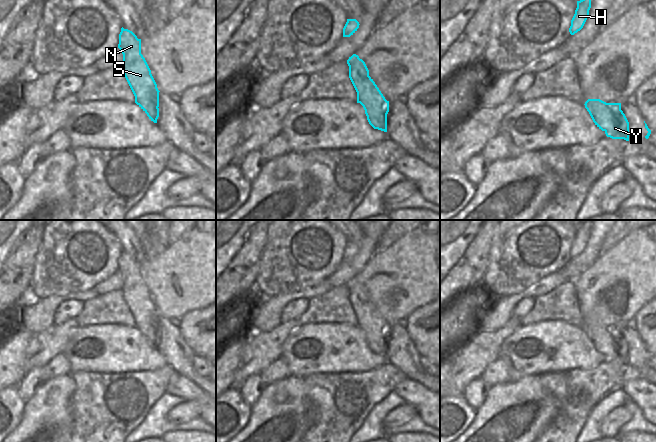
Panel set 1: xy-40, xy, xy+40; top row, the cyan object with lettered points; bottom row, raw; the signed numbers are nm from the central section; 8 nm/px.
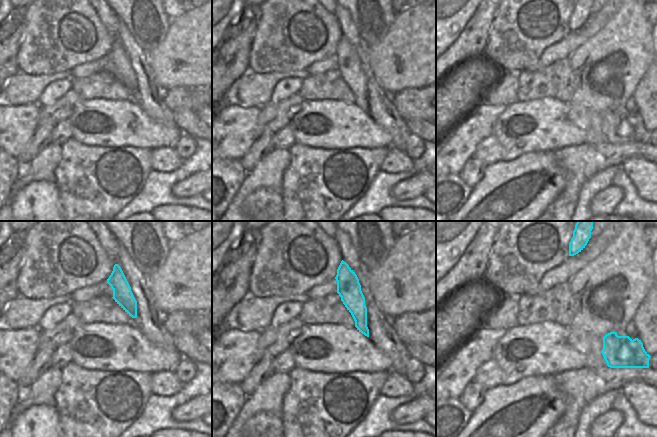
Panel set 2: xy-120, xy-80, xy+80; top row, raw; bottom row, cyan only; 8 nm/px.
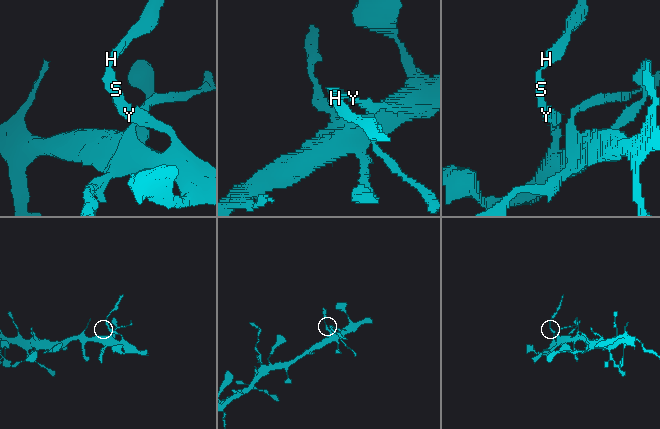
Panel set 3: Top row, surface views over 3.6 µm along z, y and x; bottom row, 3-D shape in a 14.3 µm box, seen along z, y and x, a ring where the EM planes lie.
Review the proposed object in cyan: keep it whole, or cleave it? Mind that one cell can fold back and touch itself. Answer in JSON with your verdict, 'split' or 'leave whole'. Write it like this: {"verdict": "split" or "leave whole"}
{"verdict": "split"}

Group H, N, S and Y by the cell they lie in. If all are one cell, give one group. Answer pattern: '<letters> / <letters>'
H N S / Y

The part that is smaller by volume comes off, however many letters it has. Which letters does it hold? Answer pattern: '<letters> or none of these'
H, N, S

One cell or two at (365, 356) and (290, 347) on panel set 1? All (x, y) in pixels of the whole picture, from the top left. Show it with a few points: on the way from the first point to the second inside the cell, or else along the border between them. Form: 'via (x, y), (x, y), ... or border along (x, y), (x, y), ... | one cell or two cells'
via (345, 356), (320, 356), (316, 360), (305, 359) | one cell

